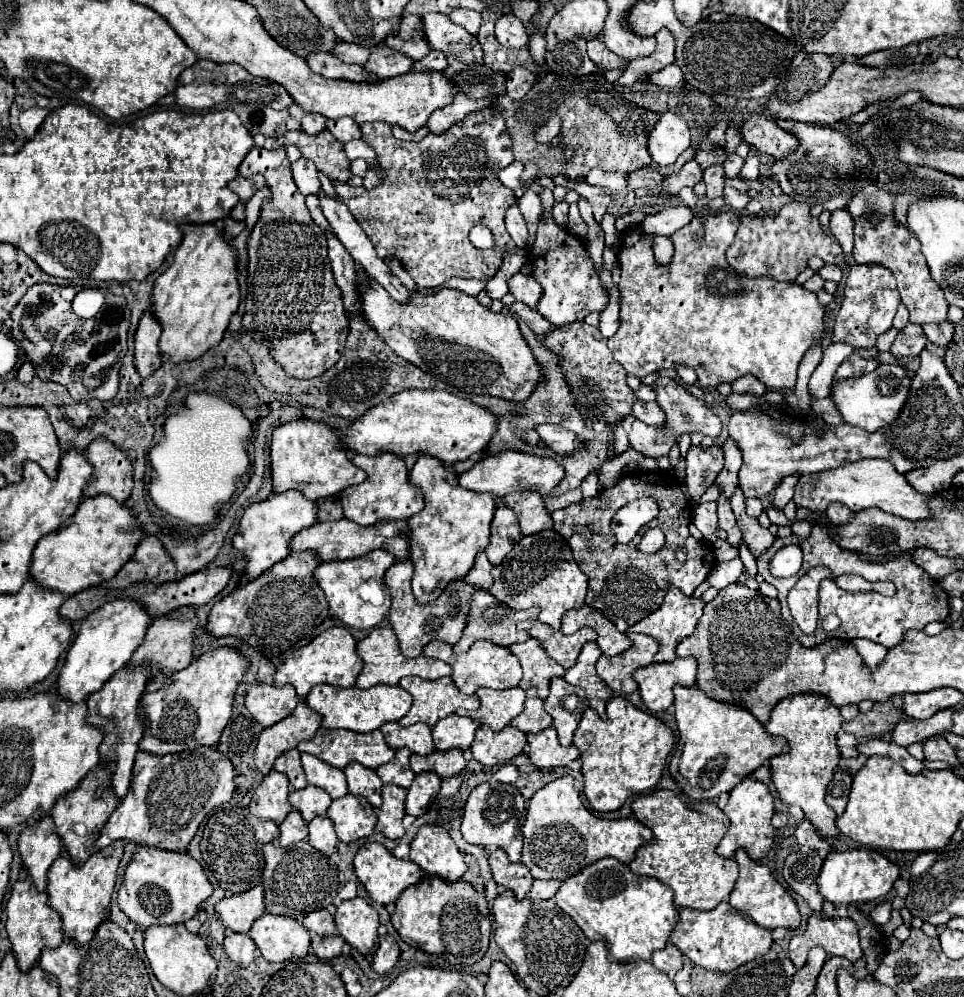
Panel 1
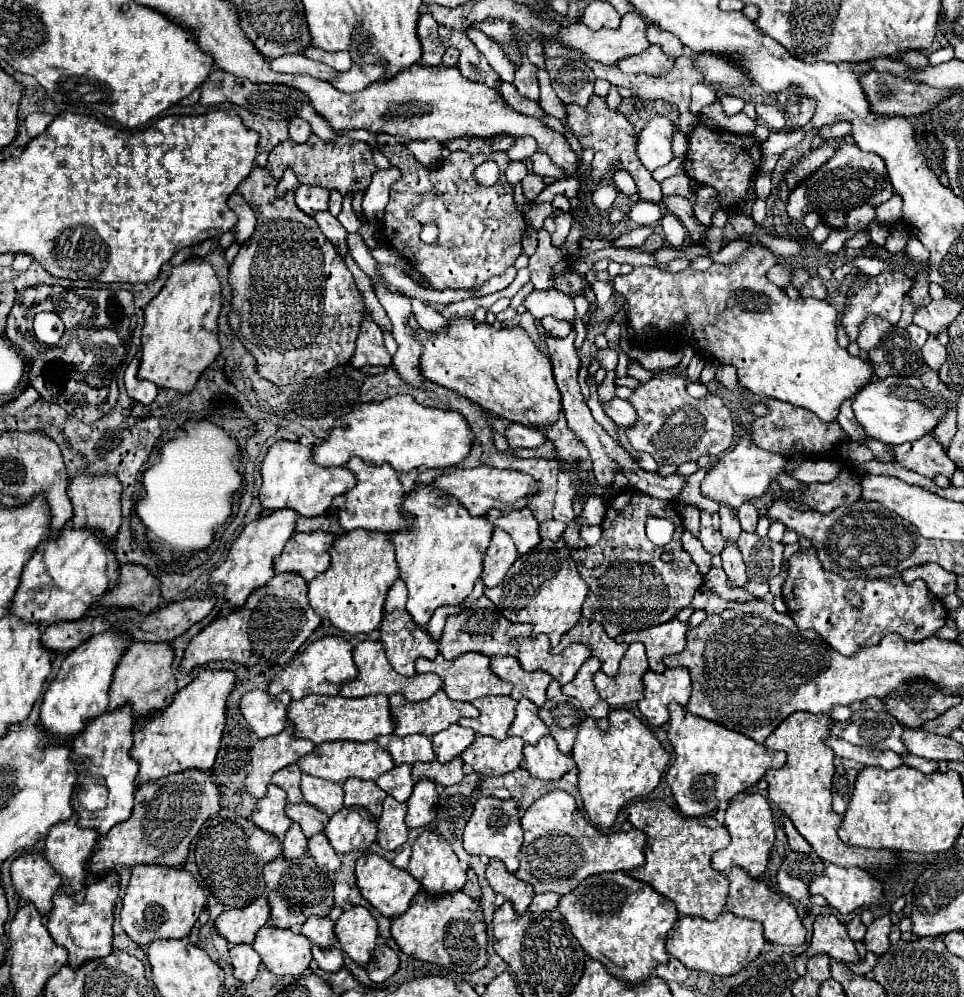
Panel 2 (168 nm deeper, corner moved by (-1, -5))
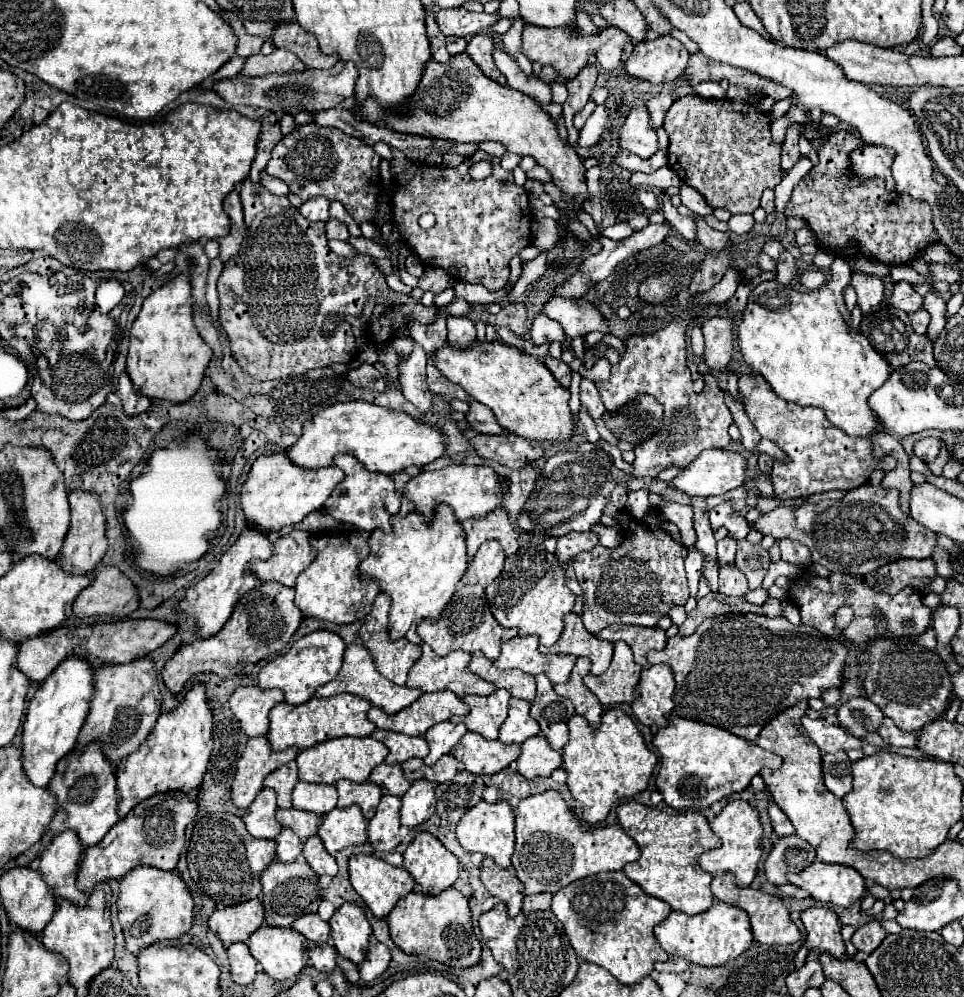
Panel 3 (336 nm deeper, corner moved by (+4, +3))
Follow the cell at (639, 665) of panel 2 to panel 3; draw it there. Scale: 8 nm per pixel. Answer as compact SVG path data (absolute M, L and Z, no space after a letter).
M626 642L614 644L614 658L608 670L600 676L588 674L584 686L598 698L602 706L632 704L636 698L636 684L640 680L640 666L632 658L632 650Z

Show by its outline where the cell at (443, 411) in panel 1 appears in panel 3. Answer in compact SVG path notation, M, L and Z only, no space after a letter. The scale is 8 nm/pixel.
M358 400L346 404L334 404L318 412L310 422L302 426L302 434L296 444L288 450L292 464L316 470L330 466L334 454L350 452L354 454L366 470L380 474L396 474L408 466L426 466L442 456L444 436L436 426L420 424L404 412L392 412L388 408Z

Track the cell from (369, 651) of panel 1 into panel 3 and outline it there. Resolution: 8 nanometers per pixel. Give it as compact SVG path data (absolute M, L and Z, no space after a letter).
M350 644L350 646L346 648L340 674L338 674L332 682L320 686L320 688L314 692L314 698L330 698L330 696L336 696L336 694L342 694L342 692L348 692L348 694L354 694L354 696L360 696L360 698L372 702L372 706L380 708L380 710L382 710L384 714L388 714L388 716L392 716L392 714L404 710L404 708L410 706L412 702L416 702L416 700L420 698L420 694L422 694L420 690L412 690L412 688L408 688L408 686L398 686L398 684L386 680L386 678L376 670L370 652L368 652L362 644Z

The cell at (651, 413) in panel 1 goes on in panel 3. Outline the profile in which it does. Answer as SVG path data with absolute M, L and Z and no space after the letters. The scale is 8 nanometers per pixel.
M582 378L582 384L580 384L580 402L582 402L582 406L586 408L586 412L588 412L594 420L602 418L602 414L606 412L606 408L602 406L600 394L598 394L598 390L596 390L596 386L594 386L592 380Z

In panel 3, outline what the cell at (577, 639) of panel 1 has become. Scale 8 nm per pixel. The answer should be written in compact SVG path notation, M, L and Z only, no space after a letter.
M516 636L502 644L500 658L494 662L494 666L500 670L518 668L532 676L546 674L552 684L564 684L572 672L574 662L574 656L540 654L536 636Z

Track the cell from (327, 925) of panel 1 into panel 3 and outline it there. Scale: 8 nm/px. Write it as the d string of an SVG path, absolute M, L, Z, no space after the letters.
M306 914L302 918L298 918L292 928L296 932L302 932L302 936L306 936L310 942L316 944L324 944L330 938L330 924L324 922L318 914Z

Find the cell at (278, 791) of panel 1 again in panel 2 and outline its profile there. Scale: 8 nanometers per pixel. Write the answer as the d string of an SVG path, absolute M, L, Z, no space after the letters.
M269 784L267 794L257 800L251 820L261 830L265 830L277 838L283 838L283 834L291 826L291 820L285 816L285 806L287 806L285 790L275 784Z

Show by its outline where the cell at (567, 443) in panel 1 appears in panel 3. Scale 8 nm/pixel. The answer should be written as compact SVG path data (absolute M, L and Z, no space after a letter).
M468 398L470 412L466 414L466 422L472 426L472 430L480 434L506 434L506 428L498 426L494 414L486 410L486 406L474 402L474 398Z

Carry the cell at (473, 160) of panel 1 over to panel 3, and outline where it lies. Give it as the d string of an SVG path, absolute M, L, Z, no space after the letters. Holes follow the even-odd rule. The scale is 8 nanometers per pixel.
M400 150L392 152L392 174L398 184L392 196L394 222L400 228L402 240L422 262L446 270L456 282L482 284L488 290L504 288L510 276L510 260L524 246L532 244L532 212L526 190L516 186L512 174L500 168L498 158L484 156L480 150L458 168L414 164L408 162ZM482 160L494 166L494 174L476 182L470 178L468 170ZM424 212L436 216L436 224L430 230L418 226L418 218Z

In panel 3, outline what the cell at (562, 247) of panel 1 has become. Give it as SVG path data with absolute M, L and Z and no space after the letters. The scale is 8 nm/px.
M536 316L536 320L532 322L532 328L530 328L530 338L536 346L546 344L546 342L554 342L554 340L562 342L564 330L556 320L552 320L548 316Z

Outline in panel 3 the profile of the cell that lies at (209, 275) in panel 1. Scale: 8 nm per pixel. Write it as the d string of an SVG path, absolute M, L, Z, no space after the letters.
M188 274L176 276L144 300L130 334L126 370L134 388L146 398L168 400L170 404L182 404L194 398L212 358L212 350L198 336L192 322Z

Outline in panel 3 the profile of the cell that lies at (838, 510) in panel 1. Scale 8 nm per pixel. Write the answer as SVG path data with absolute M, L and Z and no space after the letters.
M744 374L738 384L750 422L762 438L772 440L788 456L788 460L774 460L772 466L772 482L780 500L804 498L828 490L852 490L866 484L874 470L894 470L896 460L892 456L874 458L868 438L852 438L844 430L838 430L828 422L822 408L798 406L778 398L760 374Z

